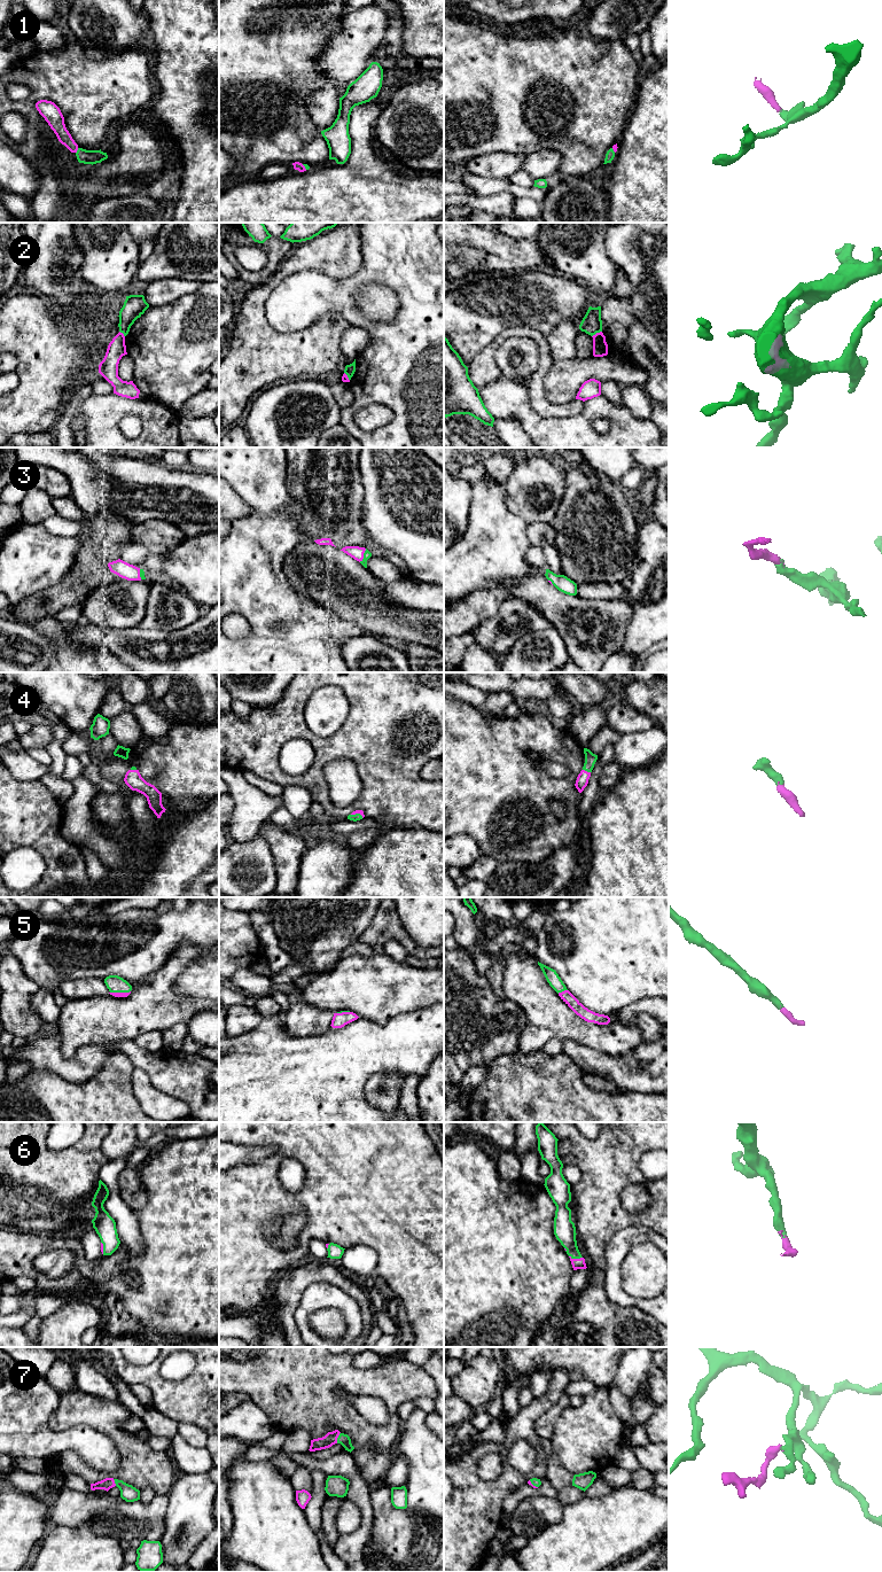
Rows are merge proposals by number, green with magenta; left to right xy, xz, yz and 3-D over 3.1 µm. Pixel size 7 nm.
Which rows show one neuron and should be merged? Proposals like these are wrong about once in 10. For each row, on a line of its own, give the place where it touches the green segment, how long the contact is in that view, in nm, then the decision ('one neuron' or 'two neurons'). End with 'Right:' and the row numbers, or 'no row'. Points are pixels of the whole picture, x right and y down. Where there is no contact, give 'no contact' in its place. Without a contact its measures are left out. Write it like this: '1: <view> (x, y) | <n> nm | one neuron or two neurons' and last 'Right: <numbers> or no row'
1: xy (77, 150) | 40 nm | one neuron
2: yz (596, 332) | 80 nm | two neurons
3: xz (364, 555) | 110 nm | one neuron
4: yz (586, 770) | 60 nm | one neuron
5: xy (119, 991) | 140 nm | one neuron
6: yz (576, 1258) | 100 nm | one neuron
7: xz (337, 1438) | 80 nm | one neuron
Right: 1, 3, 4, 5, 6, 7

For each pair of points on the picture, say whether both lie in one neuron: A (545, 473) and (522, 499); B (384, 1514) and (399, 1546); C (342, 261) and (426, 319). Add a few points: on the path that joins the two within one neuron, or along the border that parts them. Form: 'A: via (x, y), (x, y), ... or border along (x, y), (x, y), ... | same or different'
A: via (538, 480), (524, 492) | same
B: via (389, 1522), (399, 1538) | same
C: border along (361, 246), (360, 269), (345, 279), (334, 280) | different

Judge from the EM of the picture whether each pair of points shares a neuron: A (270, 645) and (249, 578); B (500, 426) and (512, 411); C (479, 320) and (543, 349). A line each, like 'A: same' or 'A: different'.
A: same
B: different
C: different

